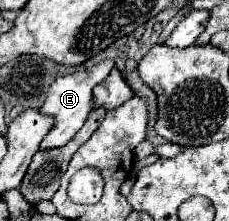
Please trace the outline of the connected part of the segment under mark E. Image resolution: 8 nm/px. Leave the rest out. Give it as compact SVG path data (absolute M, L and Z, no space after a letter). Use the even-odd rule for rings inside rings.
M99 63L97 67L89 69L89 71L75 71L75 73L69 73L69 75L63 75L63 77L57 77L53 81L53 85L49 87L49 93L47 93L47 99L45 103L41 105L41 113L43 115L51 115L53 117L53 127L51 131L45 135L45 139L41 141L41 147L39 151L47 151L47 149L53 149L53 147L63 147L67 145L73 135L83 127L89 111L91 111L91 95L93 95L93 87L97 83L101 83L109 71L113 69L113 63Z

